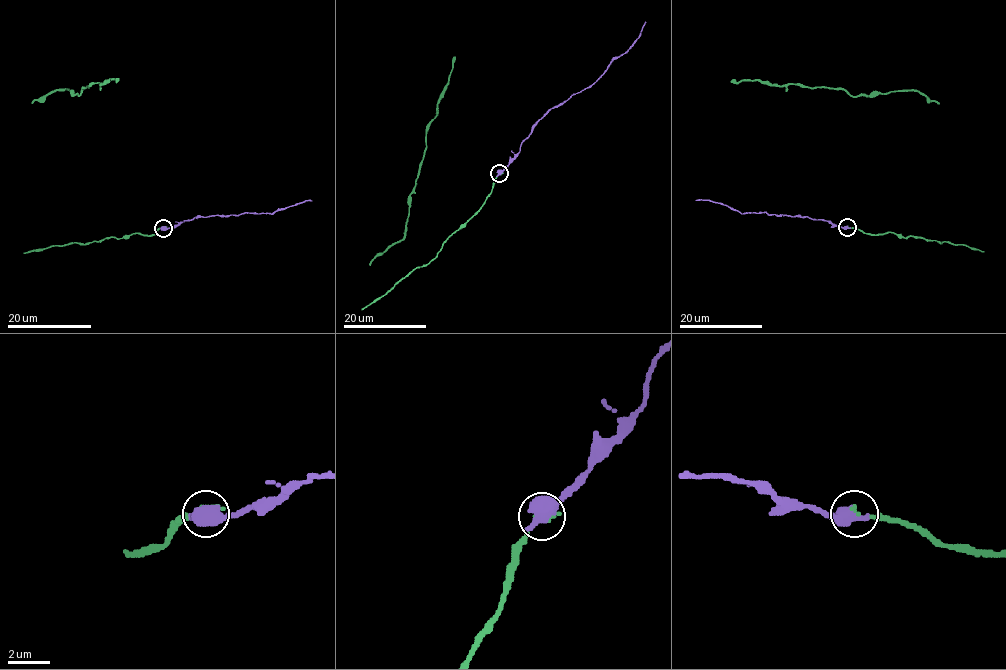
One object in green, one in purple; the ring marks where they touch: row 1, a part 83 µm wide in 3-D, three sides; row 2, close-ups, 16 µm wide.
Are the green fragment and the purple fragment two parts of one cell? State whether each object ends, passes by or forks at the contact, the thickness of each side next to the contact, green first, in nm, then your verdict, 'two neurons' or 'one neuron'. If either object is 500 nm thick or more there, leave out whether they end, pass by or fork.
green ends there; purple passes by; 280 nm thick on the green side, 480 nm on the other; one neuron

